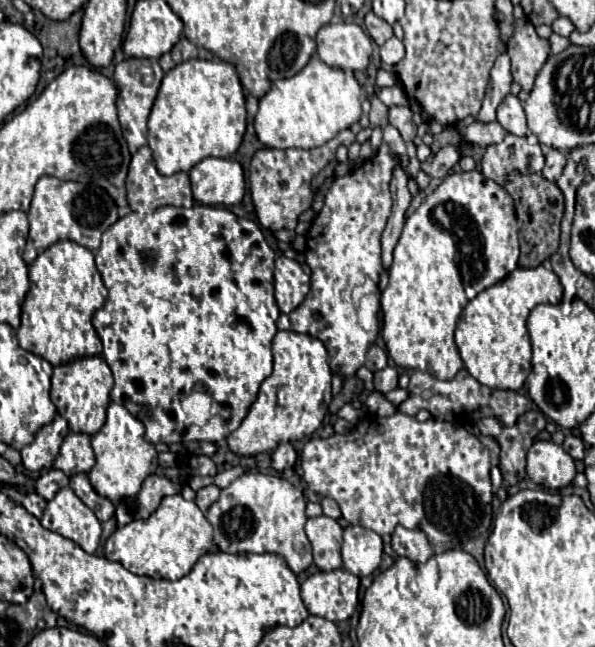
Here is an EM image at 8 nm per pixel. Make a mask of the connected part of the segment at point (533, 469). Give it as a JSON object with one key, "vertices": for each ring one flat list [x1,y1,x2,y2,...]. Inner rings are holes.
{"vertices":[[537,440,527,452,527,476,543,488,559,490,573,482,575,464,559,444]]}

